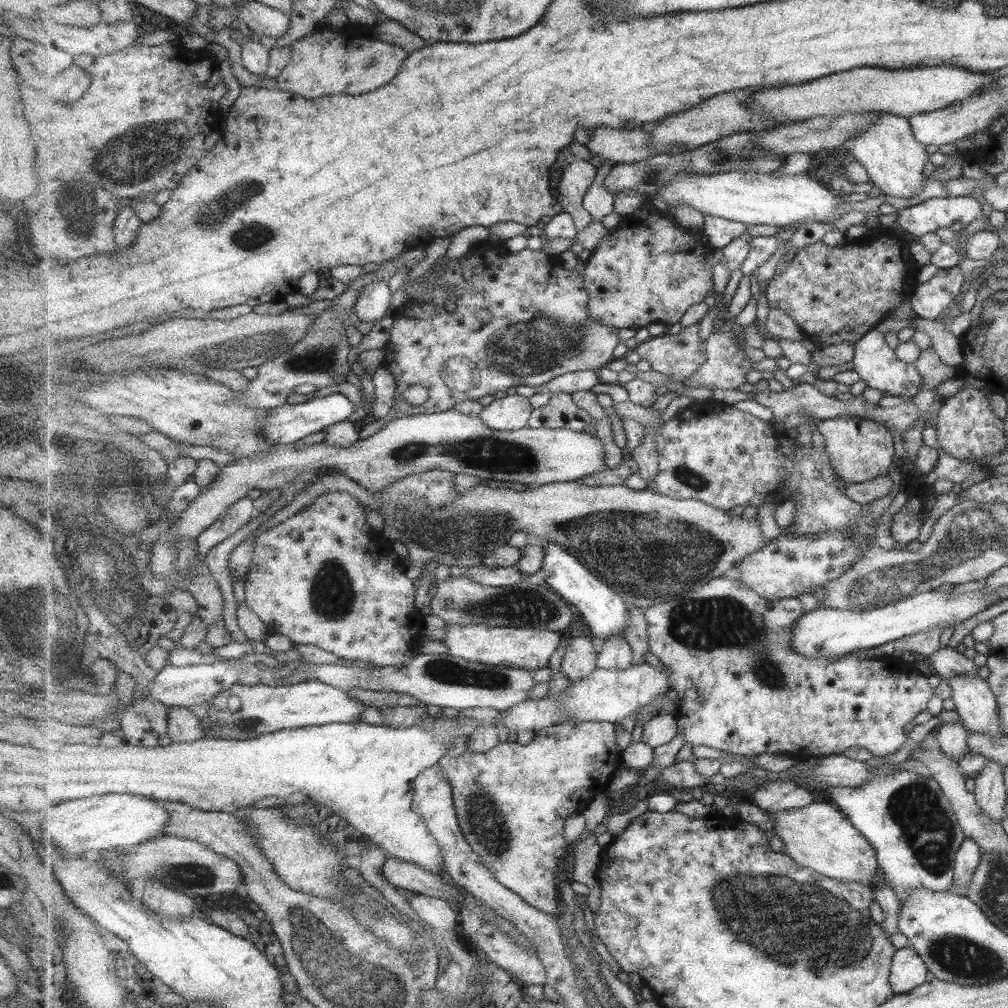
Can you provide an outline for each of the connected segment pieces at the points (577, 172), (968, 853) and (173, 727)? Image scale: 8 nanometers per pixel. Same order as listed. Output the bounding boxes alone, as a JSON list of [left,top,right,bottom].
[[557,159,597,232],[949,838,983,895],[168,707,205,743]]

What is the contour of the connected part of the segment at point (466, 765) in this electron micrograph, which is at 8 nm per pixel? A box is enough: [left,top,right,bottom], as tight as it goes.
[439,720,622,925]

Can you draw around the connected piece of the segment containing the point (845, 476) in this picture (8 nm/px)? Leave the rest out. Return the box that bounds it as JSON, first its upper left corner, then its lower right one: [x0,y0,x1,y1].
[816,415,895,485]

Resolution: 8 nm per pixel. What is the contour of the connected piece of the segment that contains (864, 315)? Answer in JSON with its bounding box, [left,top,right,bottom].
[766,227,913,351]

